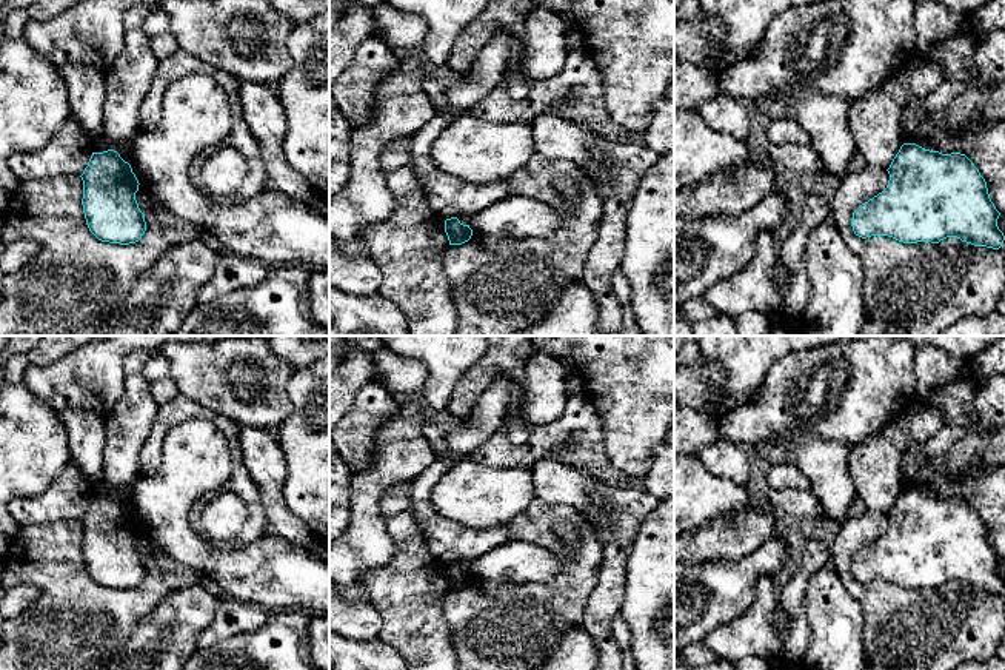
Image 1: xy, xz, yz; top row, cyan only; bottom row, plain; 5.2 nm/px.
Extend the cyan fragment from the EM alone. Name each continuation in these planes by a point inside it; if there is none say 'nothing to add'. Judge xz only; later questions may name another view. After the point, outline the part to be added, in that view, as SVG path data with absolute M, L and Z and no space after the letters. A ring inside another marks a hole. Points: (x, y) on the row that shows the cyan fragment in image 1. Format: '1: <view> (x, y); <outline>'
nothing to add

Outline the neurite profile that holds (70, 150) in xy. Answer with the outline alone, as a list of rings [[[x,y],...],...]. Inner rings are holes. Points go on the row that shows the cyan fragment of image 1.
[[[71,114],[42,149],[12,154],[8,165],[18,180],[40,180],[62,174],[82,176],[92,152],[91,139]]]

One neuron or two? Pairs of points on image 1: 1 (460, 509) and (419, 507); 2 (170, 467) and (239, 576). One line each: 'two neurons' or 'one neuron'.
1: two neurons
2: one neuron

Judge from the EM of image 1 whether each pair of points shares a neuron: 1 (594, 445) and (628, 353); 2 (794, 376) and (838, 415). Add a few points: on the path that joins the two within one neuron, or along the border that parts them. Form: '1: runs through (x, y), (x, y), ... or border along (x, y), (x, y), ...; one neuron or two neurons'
1: border along (584, 398), (600, 419), (604, 450), (610, 459); two neurons
2: runs through (805, 387), (827, 404); one neuron

